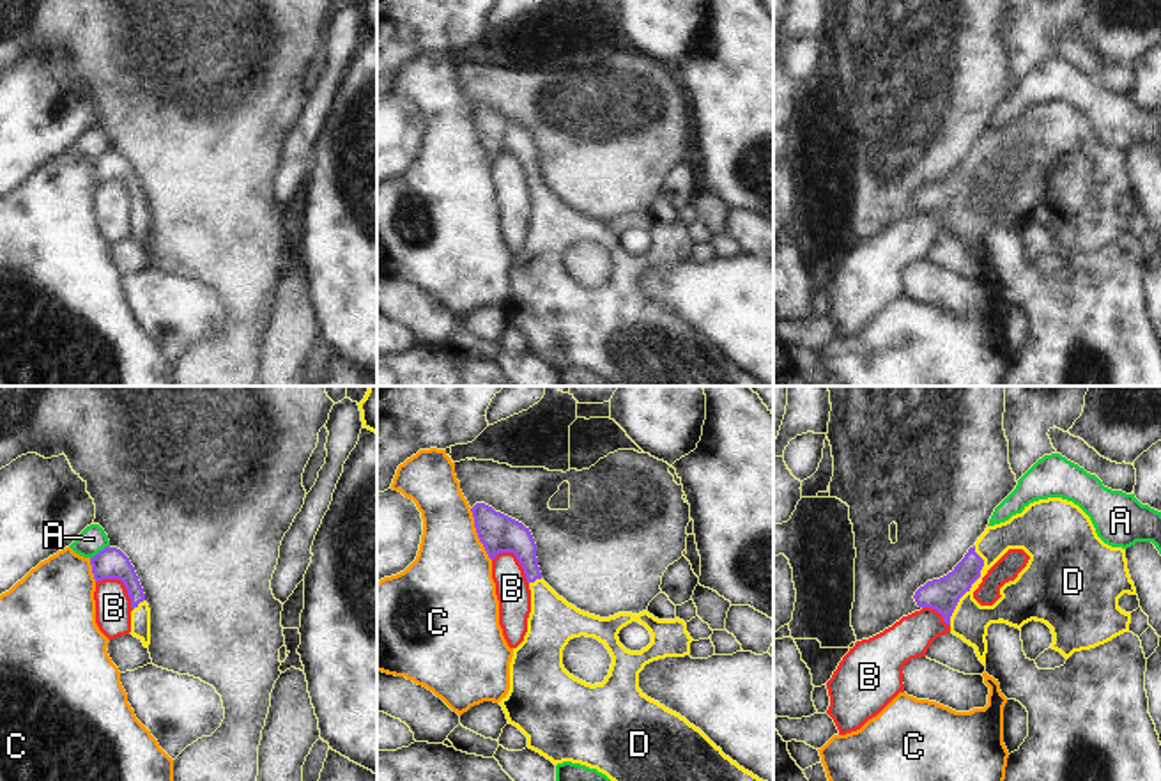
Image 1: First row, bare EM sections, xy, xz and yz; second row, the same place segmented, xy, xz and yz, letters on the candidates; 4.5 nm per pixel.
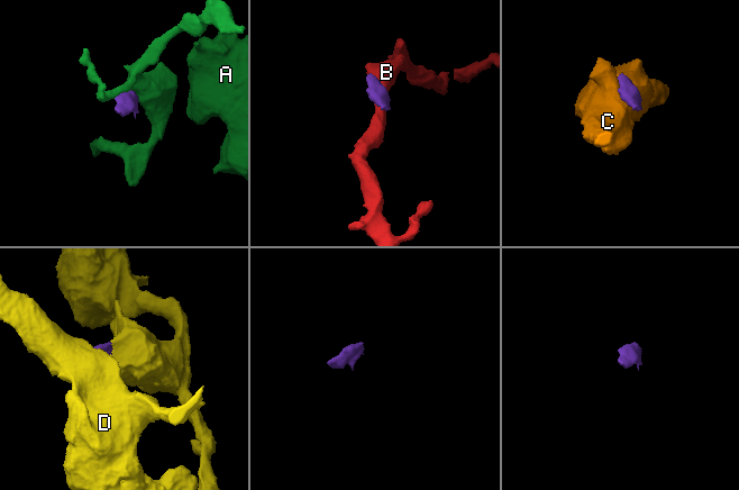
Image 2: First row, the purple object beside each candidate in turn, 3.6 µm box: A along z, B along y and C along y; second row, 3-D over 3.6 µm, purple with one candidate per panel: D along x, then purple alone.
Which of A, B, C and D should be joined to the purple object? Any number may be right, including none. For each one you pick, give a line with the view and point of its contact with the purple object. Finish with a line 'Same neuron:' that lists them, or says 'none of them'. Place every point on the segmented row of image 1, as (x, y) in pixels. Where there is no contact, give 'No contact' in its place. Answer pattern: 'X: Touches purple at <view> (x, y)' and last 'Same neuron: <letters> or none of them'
D: Touches purple at yz (972, 583)
Same neuron: D

